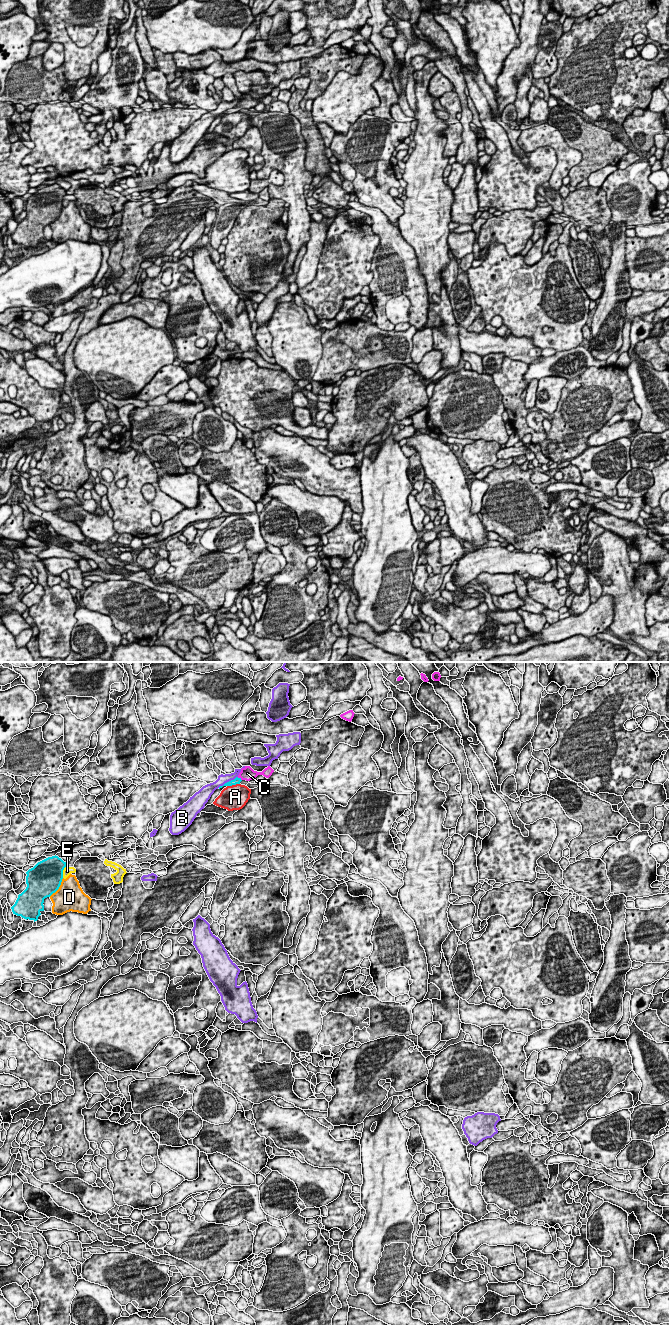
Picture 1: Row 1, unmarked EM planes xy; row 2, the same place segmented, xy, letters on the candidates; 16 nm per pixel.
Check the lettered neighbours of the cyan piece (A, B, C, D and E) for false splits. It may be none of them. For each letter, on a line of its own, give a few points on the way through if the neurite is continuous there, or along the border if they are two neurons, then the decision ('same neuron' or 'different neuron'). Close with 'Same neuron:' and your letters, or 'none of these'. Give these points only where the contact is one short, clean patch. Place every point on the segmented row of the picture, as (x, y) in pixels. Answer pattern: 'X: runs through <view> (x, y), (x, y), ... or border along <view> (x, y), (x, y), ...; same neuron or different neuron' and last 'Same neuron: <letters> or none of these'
A: different neuron
B: different neuron
C: runs through xy (237, 780), (239, 778), (247, 773); same neuron
D: different neuron
E: different neuron
Same neuron: C

